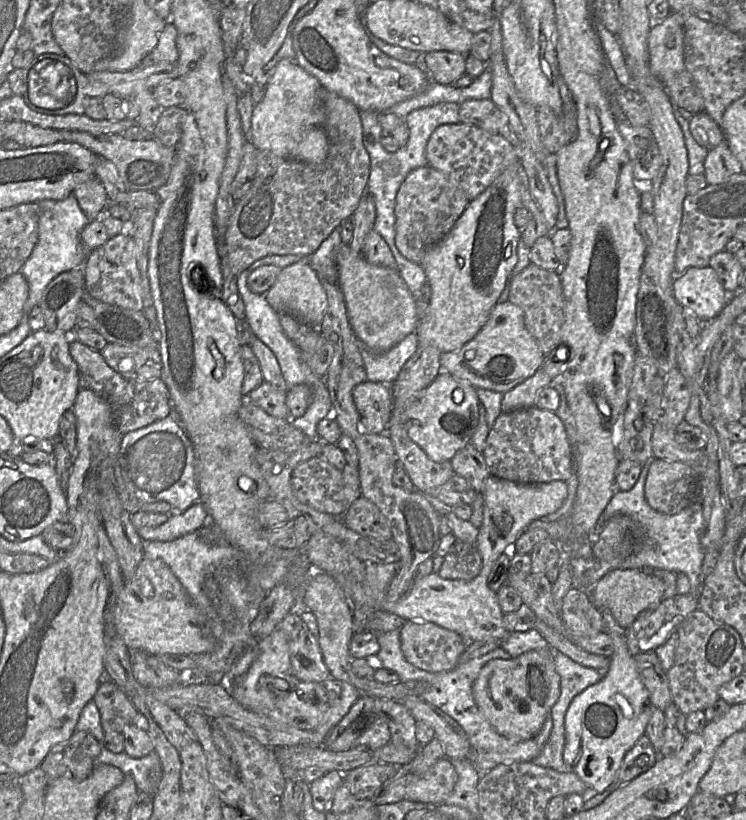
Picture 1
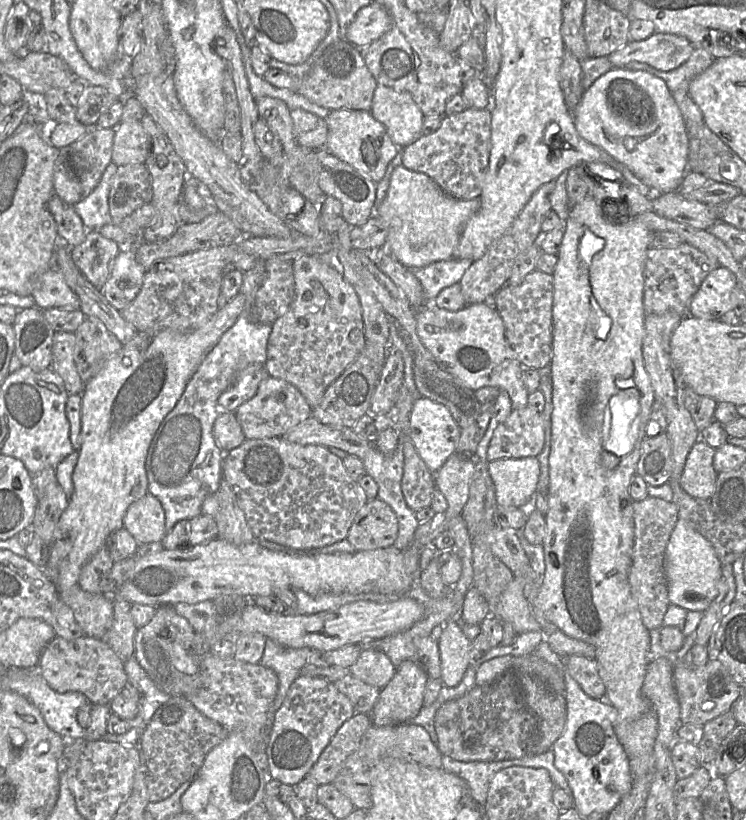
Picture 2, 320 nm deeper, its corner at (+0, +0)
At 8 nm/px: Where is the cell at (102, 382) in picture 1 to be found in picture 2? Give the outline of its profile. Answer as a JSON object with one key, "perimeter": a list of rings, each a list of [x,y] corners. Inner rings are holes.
{"perimeter":[[[55,332],[52,341],[50,368],[62,379],[68,394],[82,394],[85,382],[79,376],[74,362],[75,334]]]}

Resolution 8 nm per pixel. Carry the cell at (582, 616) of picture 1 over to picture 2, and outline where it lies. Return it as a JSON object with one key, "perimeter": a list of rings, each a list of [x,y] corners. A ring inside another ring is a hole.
{"perimeter":[[[571,655],[566,659],[570,675],[584,693],[594,699],[605,699],[606,689],[596,660],[582,655]]]}

